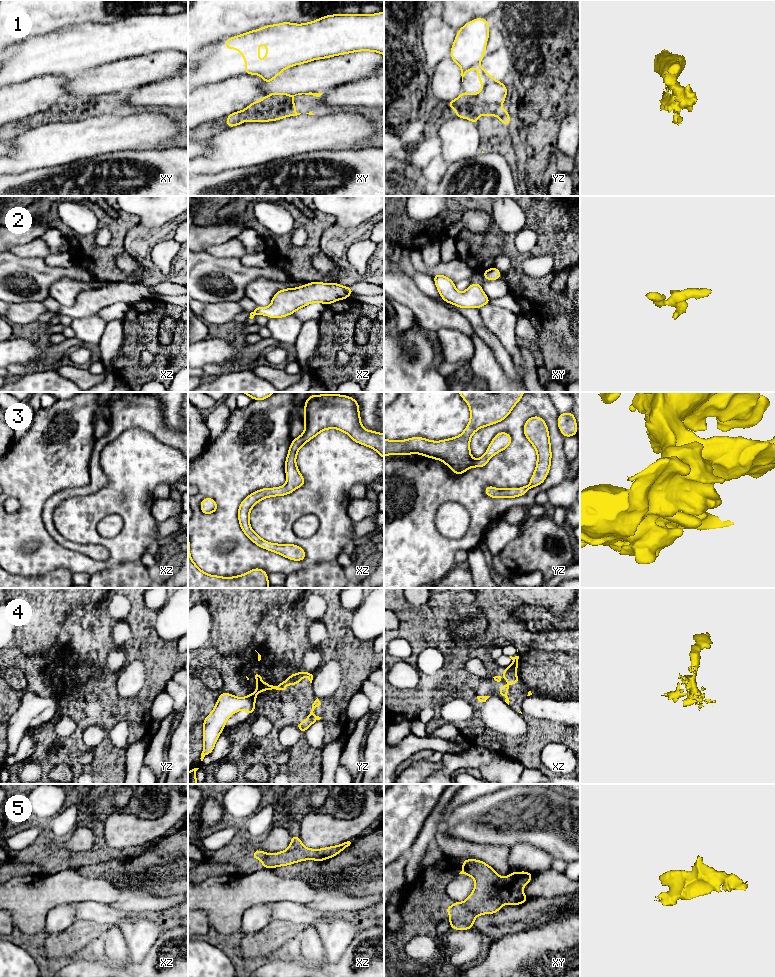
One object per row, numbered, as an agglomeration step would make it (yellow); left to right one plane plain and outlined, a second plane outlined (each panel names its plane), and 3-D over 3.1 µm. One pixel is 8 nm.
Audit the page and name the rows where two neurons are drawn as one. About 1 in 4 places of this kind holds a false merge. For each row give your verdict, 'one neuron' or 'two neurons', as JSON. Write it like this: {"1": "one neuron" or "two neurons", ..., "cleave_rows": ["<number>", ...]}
{"1": "two neurons", "2": "one neuron", "3": "one neuron", "4": "two neurons", "5": "one neuron", "cleave_rows": ["1", "4"]}

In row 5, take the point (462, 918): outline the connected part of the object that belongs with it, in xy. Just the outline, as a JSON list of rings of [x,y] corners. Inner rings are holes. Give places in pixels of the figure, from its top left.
[[[465,859],[462,871],[459,874],[471,876],[475,880],[475,886],[470,896],[464,902],[454,902],[447,907],[445,912],[451,915],[447,920],[453,930],[473,929],[474,920],[478,915],[494,914],[503,905],[520,905],[529,899],[521,890],[531,881],[534,874],[526,871],[509,873],[507,877],[501,878],[499,874],[488,864],[476,859]]]

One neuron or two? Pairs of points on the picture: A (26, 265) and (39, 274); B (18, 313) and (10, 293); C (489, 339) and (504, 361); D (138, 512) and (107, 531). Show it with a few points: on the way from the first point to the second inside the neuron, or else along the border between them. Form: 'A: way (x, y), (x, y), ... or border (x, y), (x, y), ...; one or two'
A: way (29, 268), (36, 274); one
B: border (37, 300), (13, 302), (10, 304); two
C: way (494, 344), (502, 356); one
D: border (118, 514), (122, 529), (113, 537), (104, 536); two

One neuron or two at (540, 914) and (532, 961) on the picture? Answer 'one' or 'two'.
two

